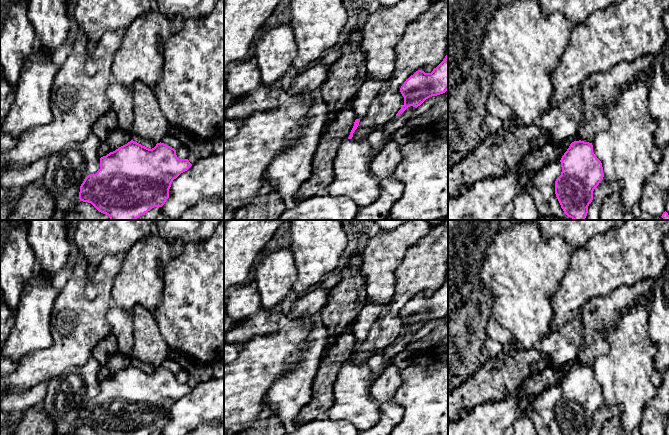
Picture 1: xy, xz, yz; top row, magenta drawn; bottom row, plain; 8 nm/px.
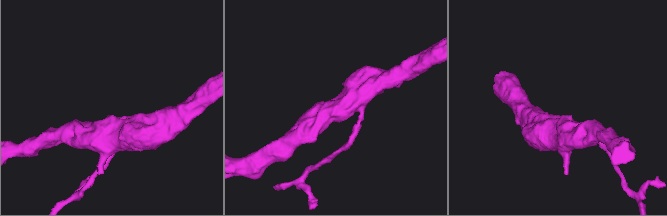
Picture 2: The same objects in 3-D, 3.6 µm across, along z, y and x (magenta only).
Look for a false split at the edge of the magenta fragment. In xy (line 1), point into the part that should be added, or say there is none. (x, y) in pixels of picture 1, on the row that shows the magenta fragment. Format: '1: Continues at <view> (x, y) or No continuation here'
1: No continuation here

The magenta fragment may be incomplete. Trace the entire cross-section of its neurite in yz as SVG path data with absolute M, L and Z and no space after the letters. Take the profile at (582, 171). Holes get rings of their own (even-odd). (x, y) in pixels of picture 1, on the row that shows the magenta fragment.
M574 141L561 160L562 172L555 181L555 194L564 213L573 220L585 220L593 191L603 180L601 161L589 142Z

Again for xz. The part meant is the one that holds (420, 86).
M448 55L433 69L431 73L416 71L401 86L404 105L396 116L402 114L408 107L417 108L426 99L445 93L448 90Z

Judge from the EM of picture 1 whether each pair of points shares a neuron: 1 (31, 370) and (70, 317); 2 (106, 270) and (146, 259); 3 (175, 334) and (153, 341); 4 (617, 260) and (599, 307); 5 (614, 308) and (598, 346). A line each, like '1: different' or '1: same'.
1: same
2: different
3: different
4: different
5: same

